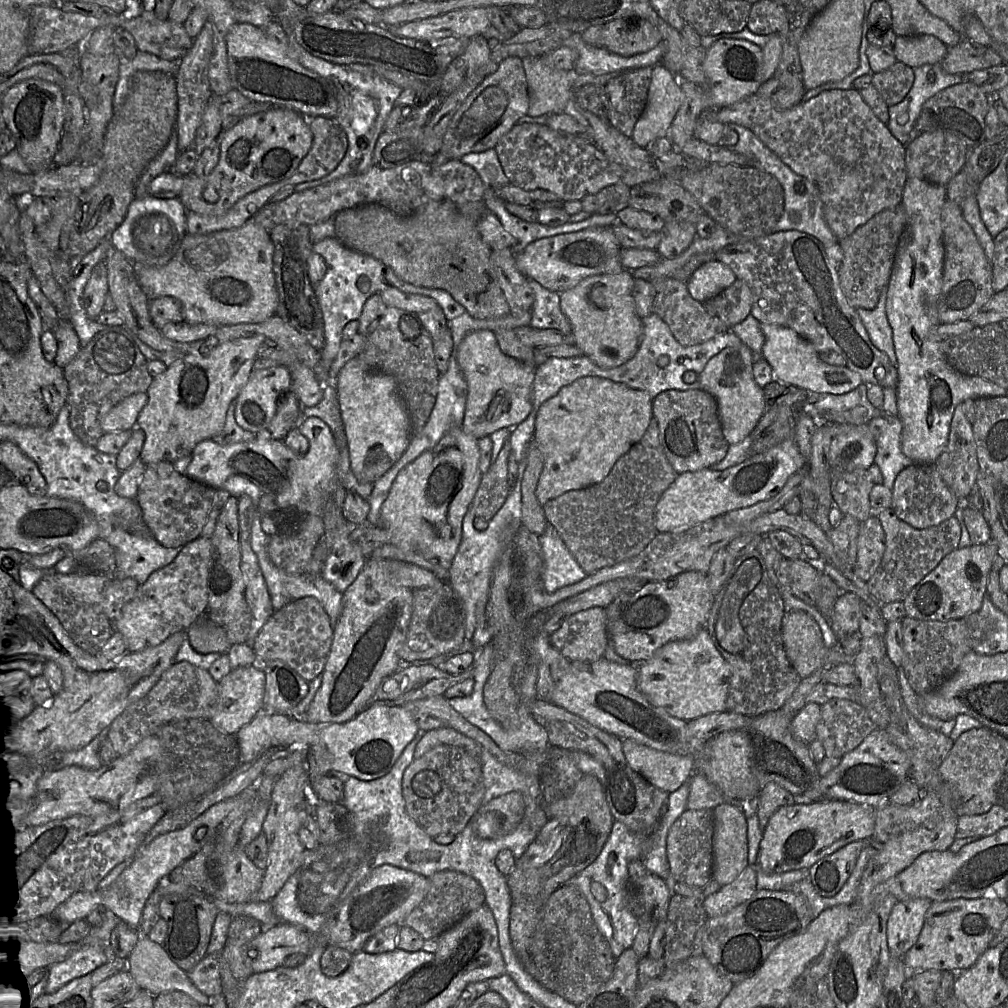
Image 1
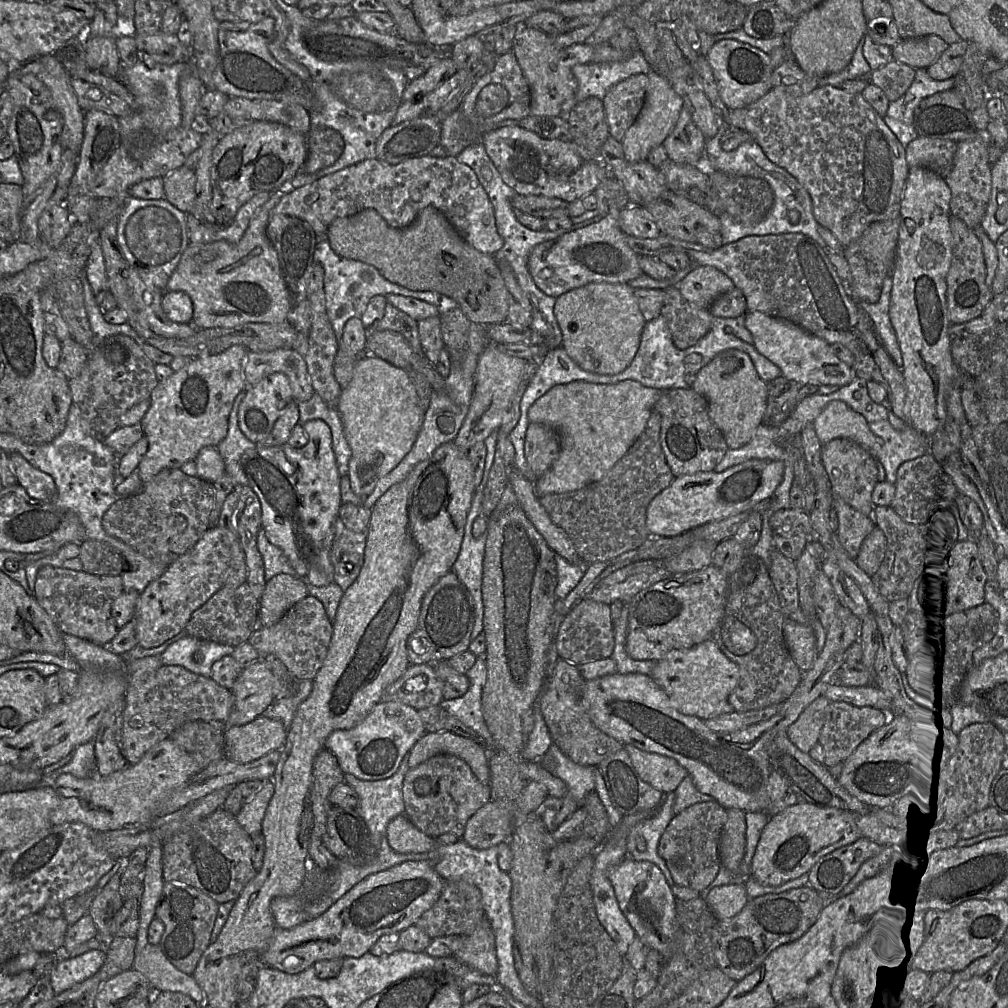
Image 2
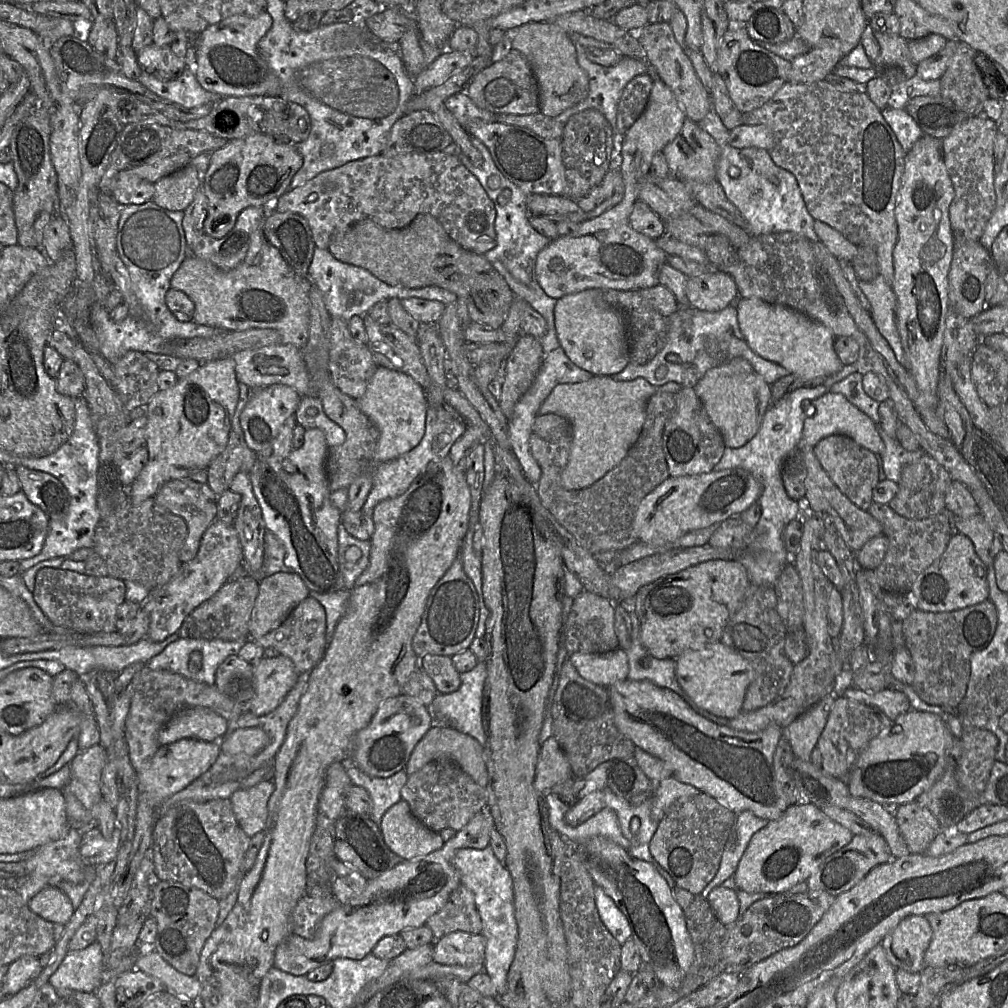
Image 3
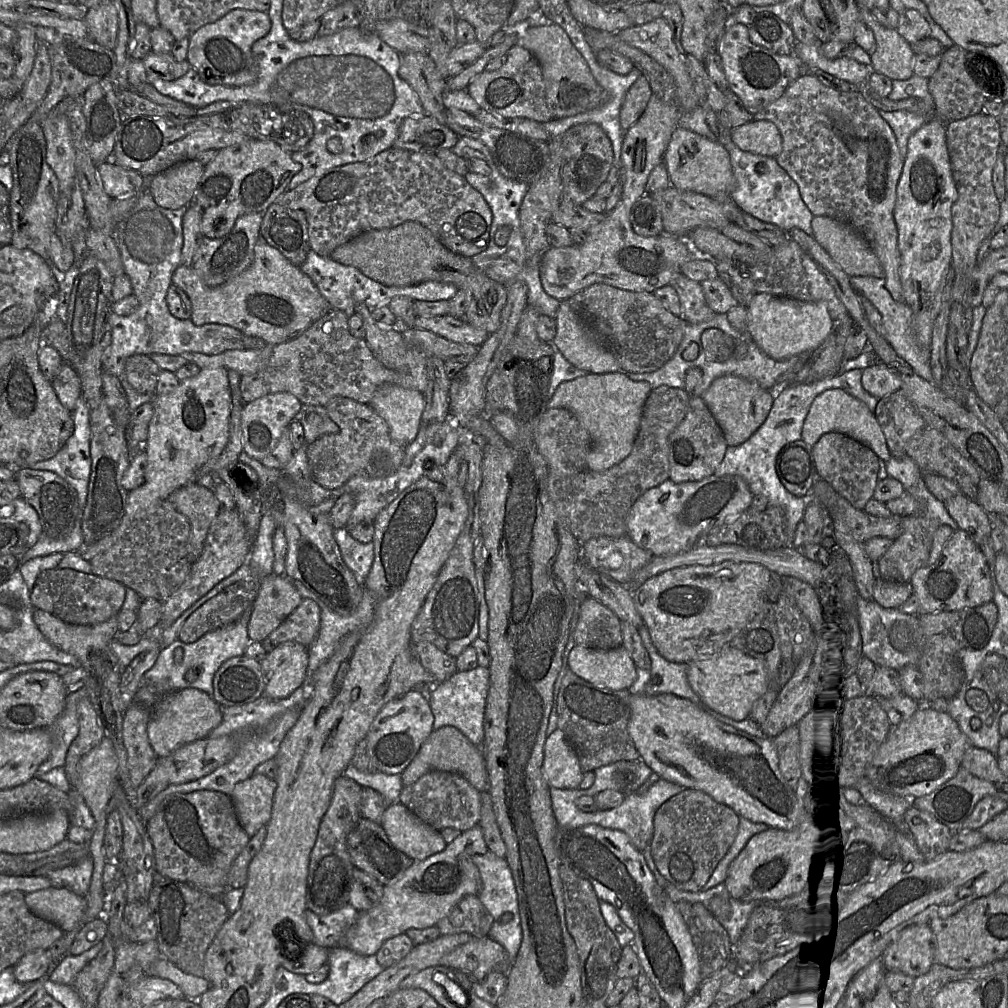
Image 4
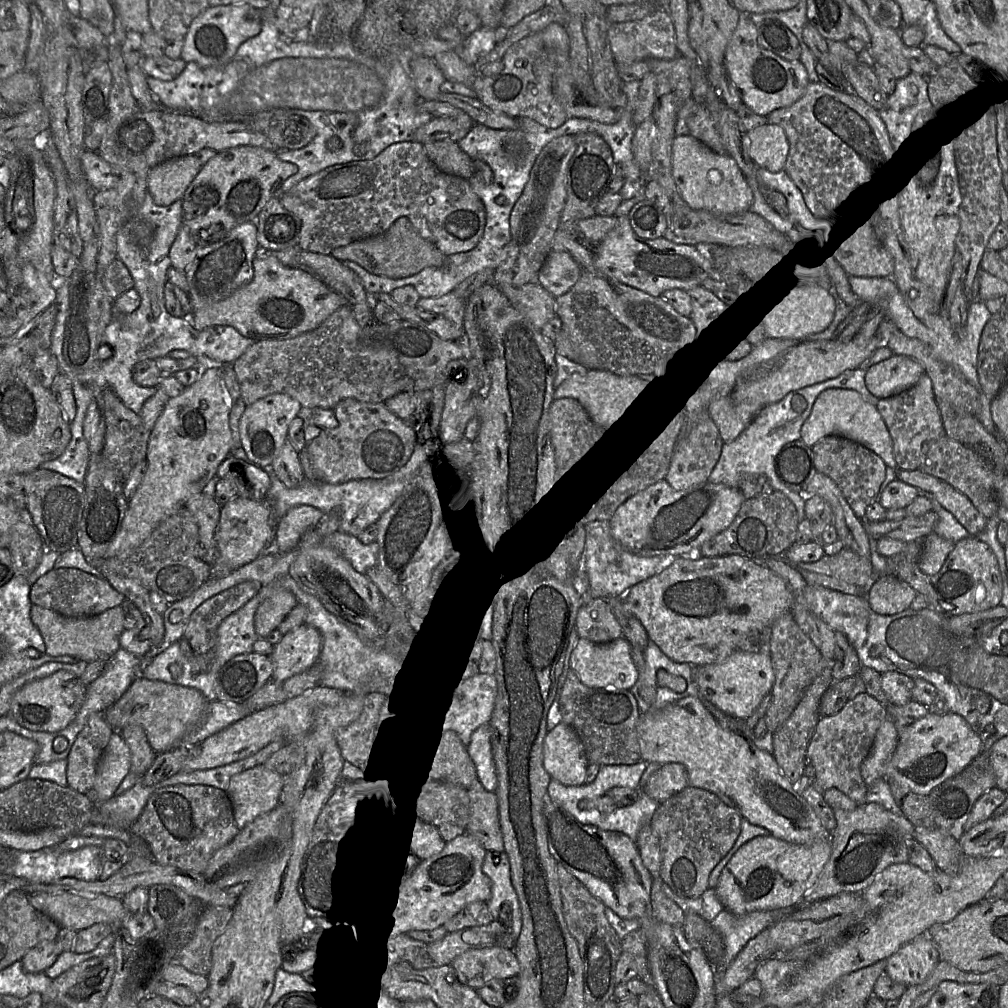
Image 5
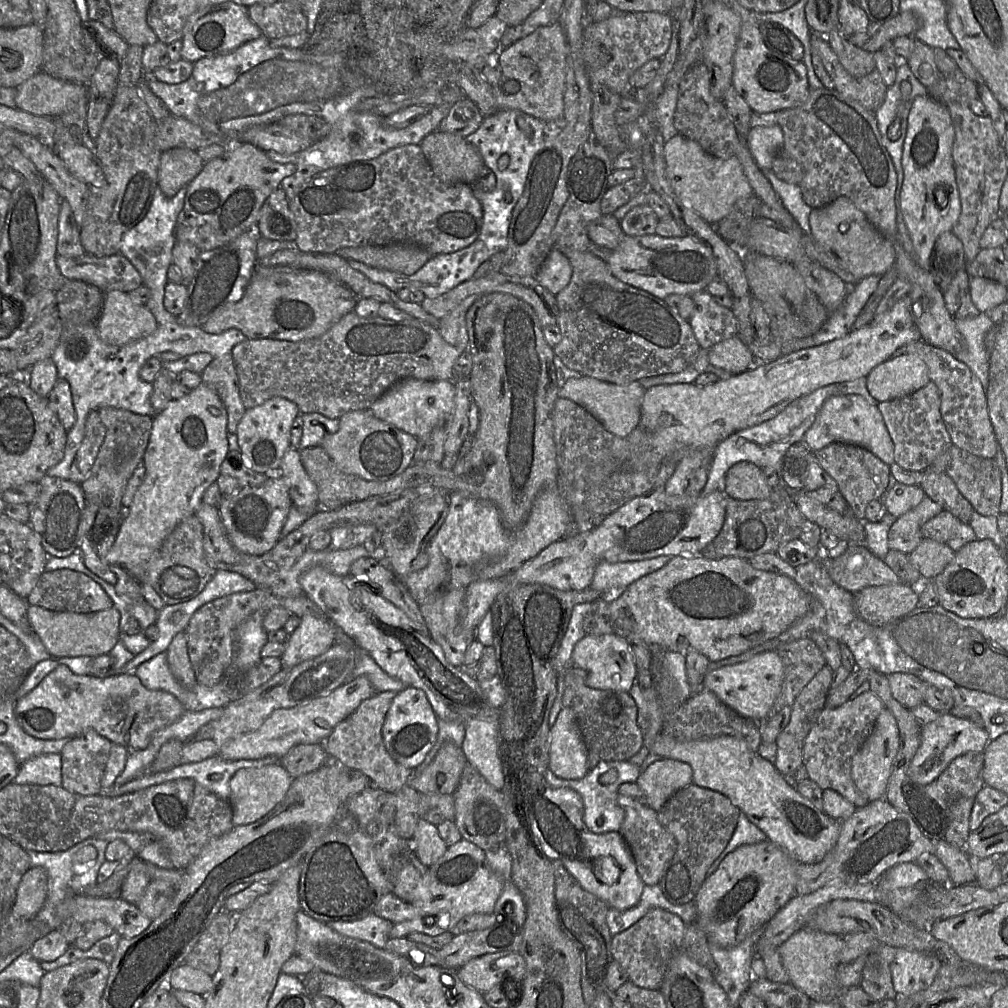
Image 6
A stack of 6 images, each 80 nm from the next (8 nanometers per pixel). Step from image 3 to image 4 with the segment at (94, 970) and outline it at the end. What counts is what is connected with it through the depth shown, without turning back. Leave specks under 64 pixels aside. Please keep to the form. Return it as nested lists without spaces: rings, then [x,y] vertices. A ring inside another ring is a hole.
[[[101,940],[95,946],[79,955],[66,954],[48,974],[48,978],[55,983],[72,986],[77,974],[99,954],[103,947],[104,942]]]

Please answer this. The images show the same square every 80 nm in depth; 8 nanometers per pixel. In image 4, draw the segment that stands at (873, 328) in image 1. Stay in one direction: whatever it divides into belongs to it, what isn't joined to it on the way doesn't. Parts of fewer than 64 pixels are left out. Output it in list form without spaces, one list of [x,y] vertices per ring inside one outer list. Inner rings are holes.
[[[855,276],[850,279],[856,292],[866,297],[878,310],[882,319],[881,335],[890,344],[895,353],[904,360],[913,371],[923,379],[932,382],[930,368],[930,348],[921,346],[912,329],[913,311],[905,302],[896,301],[885,287],[883,277]]]

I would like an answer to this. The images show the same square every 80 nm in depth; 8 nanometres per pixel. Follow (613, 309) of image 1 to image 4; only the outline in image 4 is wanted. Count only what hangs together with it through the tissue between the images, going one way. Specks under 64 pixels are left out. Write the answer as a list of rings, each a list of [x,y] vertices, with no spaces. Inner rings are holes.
[[[567,300],[560,301],[555,321],[556,335],[552,344],[572,365],[590,374],[620,371],[620,365],[614,352],[591,334],[579,314],[571,308]]]

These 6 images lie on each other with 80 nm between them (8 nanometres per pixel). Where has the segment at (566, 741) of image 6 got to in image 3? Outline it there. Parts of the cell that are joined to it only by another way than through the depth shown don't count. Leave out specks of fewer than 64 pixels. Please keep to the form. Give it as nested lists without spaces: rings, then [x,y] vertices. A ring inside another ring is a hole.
[[[552,735],[542,745],[538,756],[534,788],[546,796],[551,789],[570,778],[575,778],[571,766],[555,737]]]

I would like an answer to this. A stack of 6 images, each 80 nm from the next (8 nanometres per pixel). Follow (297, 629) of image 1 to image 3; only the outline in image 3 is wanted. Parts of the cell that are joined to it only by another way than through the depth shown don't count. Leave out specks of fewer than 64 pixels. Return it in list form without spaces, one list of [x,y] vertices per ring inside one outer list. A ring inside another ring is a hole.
[[[308,596],[290,612],[280,626],[253,641],[264,649],[275,648],[279,654],[290,658],[300,675],[308,673],[320,662],[328,645],[325,610],[316,599]]]

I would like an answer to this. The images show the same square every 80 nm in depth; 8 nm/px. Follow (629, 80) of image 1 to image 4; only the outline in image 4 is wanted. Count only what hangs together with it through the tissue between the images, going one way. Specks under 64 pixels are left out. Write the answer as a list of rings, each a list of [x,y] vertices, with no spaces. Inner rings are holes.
[[[641,75],[628,89],[620,109],[620,125],[627,131],[643,114],[653,95],[649,80]]]

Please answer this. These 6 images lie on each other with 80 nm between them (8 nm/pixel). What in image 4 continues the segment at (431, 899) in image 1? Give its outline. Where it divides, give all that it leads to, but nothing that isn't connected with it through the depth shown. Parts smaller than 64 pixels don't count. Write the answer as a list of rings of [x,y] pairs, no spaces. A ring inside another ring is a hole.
[[[478,895],[463,897],[452,910],[436,924],[441,935],[469,933],[473,937],[486,936],[493,924],[493,917]]]

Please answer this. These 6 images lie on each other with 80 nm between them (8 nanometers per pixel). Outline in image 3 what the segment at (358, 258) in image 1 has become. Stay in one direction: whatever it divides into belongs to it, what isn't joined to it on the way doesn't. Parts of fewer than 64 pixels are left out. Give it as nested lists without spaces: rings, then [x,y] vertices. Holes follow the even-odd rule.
[[[315,247],[311,263],[308,268],[308,278],[315,284],[323,296],[326,309],[332,318],[349,320],[355,315],[363,316],[379,301],[388,301],[392,298],[423,298],[437,300],[445,306],[456,300],[452,292],[438,286],[422,288],[404,288],[390,286],[376,278],[368,270],[359,266],[347,264],[337,260],[328,249]]]

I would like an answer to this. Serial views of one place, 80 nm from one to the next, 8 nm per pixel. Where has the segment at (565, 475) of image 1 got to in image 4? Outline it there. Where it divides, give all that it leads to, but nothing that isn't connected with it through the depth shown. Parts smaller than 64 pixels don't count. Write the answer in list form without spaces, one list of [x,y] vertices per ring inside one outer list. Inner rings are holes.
[[[624,372],[590,374],[571,381],[562,382],[547,403],[547,409],[565,408],[572,412],[580,424],[588,431],[592,447],[586,456],[586,466],[590,471],[605,471],[624,460],[631,452],[639,431],[643,407],[652,387],[645,381],[633,381]]]

